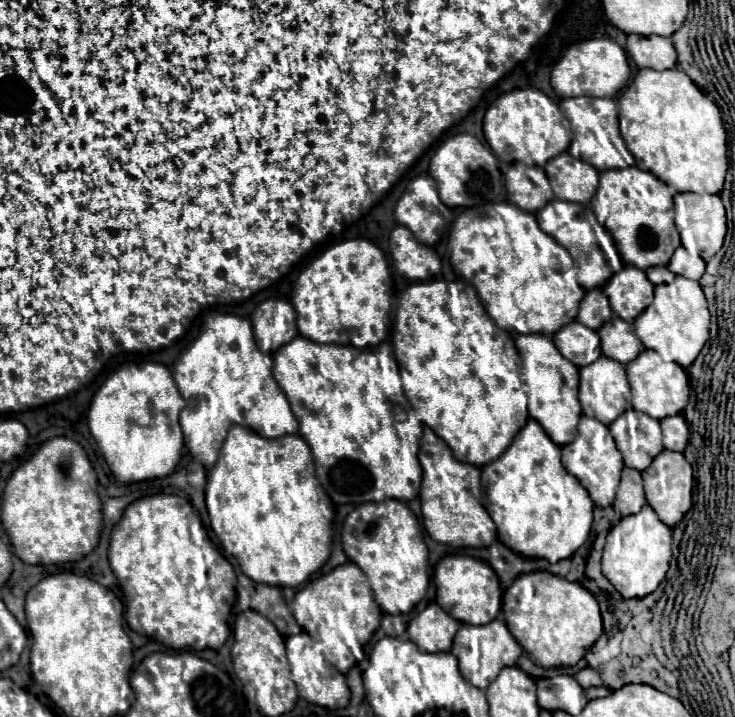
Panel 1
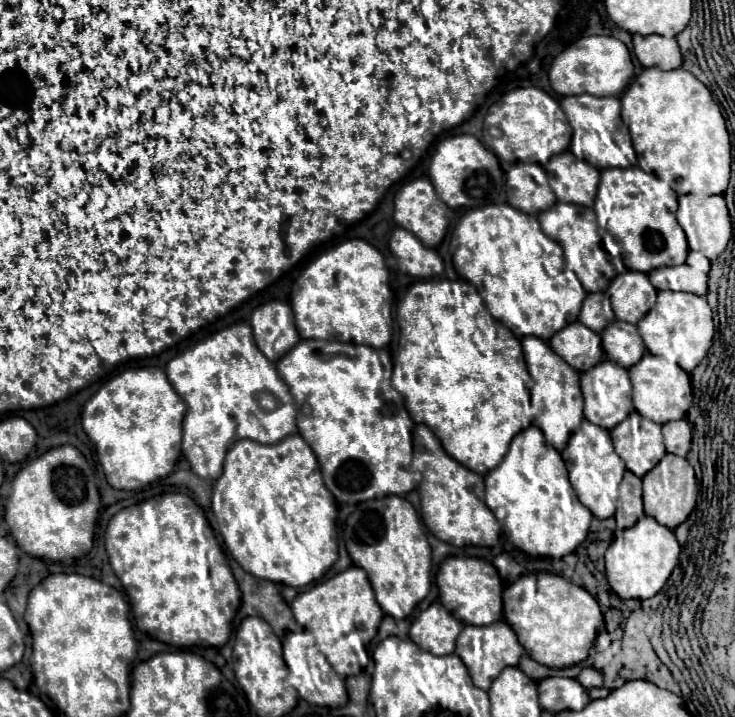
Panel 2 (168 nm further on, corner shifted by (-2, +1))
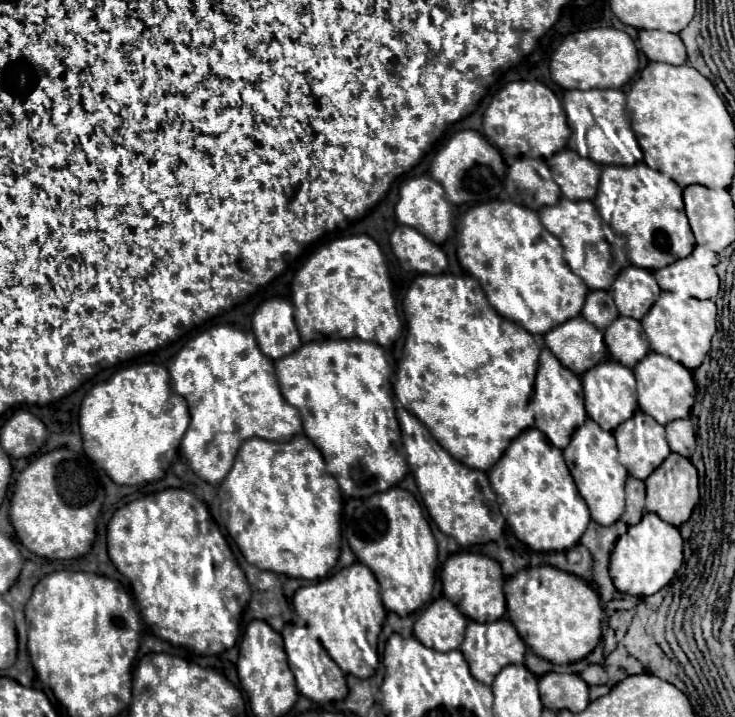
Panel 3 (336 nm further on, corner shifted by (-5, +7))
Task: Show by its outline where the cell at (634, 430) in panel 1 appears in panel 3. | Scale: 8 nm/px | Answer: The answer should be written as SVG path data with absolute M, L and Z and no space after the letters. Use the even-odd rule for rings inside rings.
M641 409L613 431L619 447L619 463L635 479L647 479L671 453L665 427Z

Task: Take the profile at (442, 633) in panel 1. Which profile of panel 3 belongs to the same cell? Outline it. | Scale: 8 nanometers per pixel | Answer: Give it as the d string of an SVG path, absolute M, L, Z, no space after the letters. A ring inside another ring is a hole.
M445 597L435 599L417 619L413 635L425 647L437 651L459 649L463 633L467 627L467 617Z

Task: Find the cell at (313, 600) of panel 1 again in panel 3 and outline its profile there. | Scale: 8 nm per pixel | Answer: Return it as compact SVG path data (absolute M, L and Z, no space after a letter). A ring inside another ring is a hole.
M353 563L327 579L299 587L293 595L293 607L307 623L309 631L321 641L331 659L339 665L345 675L345 683L347 675L355 675L359 679L375 675L380 658L374 647L377 647L377 637L381 633L387 611L381 603L379 583L367 565Z

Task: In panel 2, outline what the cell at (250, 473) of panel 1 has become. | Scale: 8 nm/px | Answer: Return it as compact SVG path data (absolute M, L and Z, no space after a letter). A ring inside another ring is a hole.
M288 435L280 443L262 445L252 439L236 441L224 461L224 471L214 483L212 511L220 525L222 539L240 567L260 579L304 587L318 581L338 559L336 555L337 505L328 493L316 455L300 435Z

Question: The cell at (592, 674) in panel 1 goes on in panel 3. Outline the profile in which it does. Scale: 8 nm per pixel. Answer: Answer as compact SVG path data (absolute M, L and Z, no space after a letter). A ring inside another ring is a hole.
M589 665L583 673L581 673L581 679L593 687L593 685L605 685L607 683L607 673L601 665Z

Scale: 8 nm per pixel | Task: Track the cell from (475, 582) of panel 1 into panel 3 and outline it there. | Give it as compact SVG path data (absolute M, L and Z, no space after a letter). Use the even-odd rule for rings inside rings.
M469 551L453 553L443 565L441 581L443 581L443 595L451 603L455 603L455 607L471 621L491 623L505 615L506 600L503 595L505 575L499 563L493 561L491 557L481 555L481 553L469 553Z

